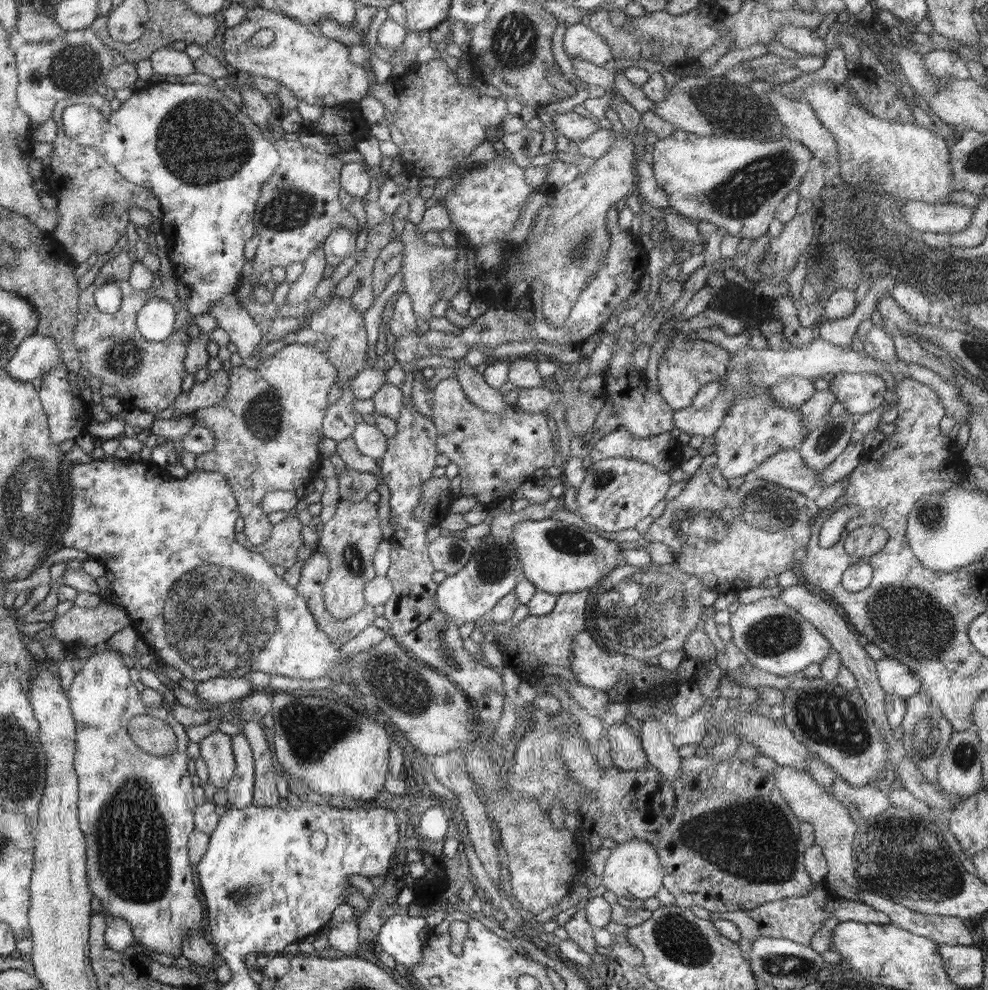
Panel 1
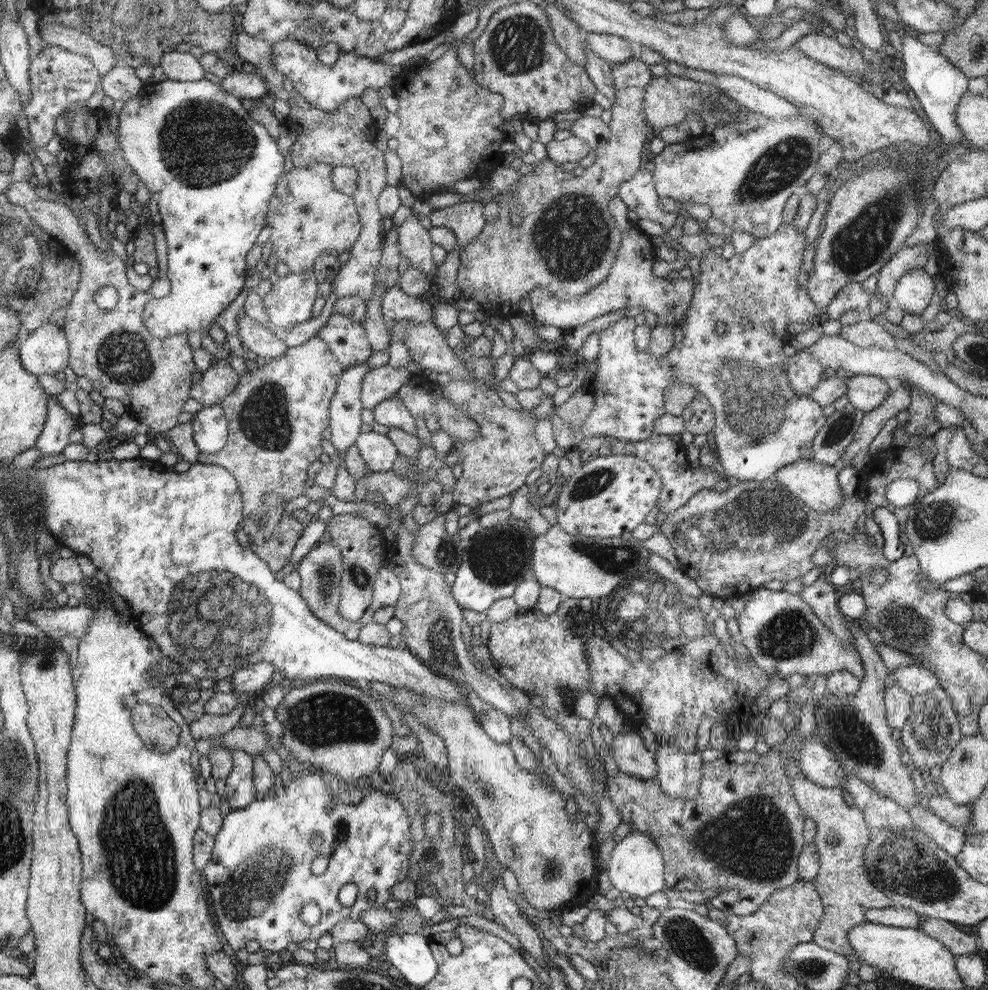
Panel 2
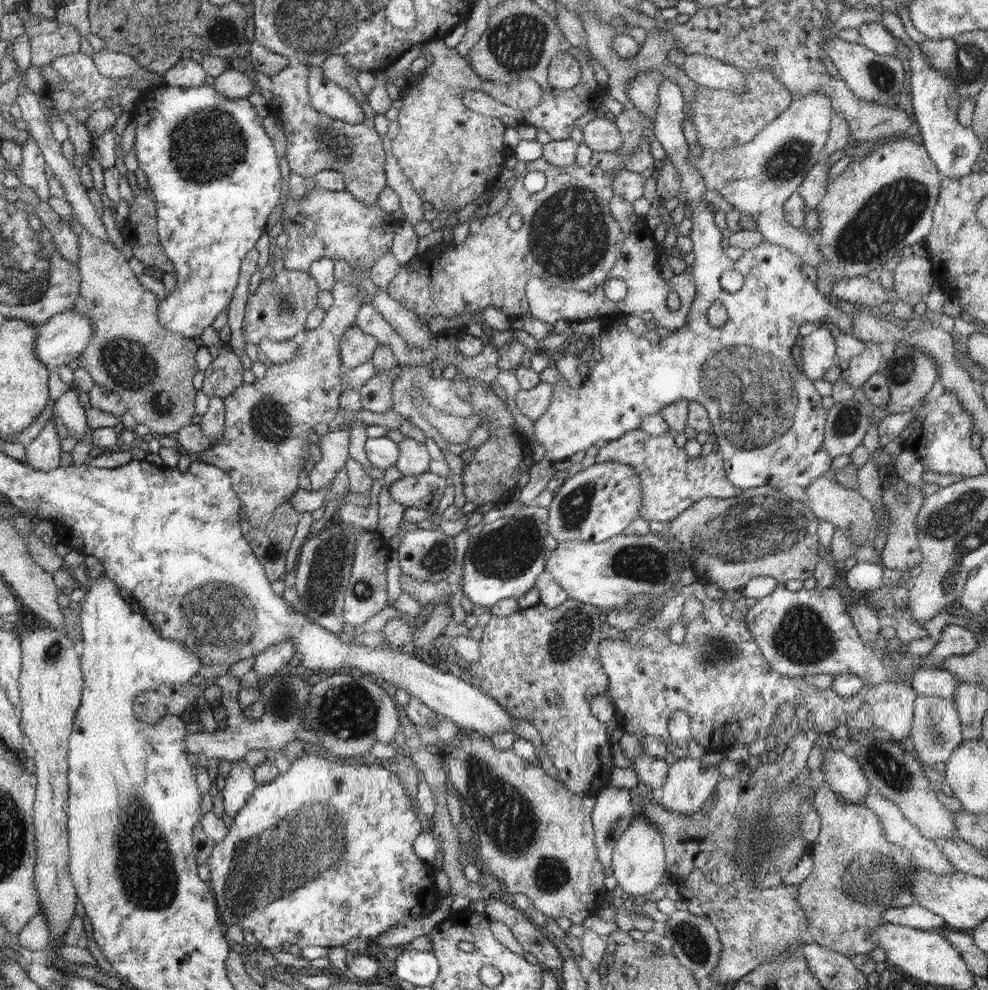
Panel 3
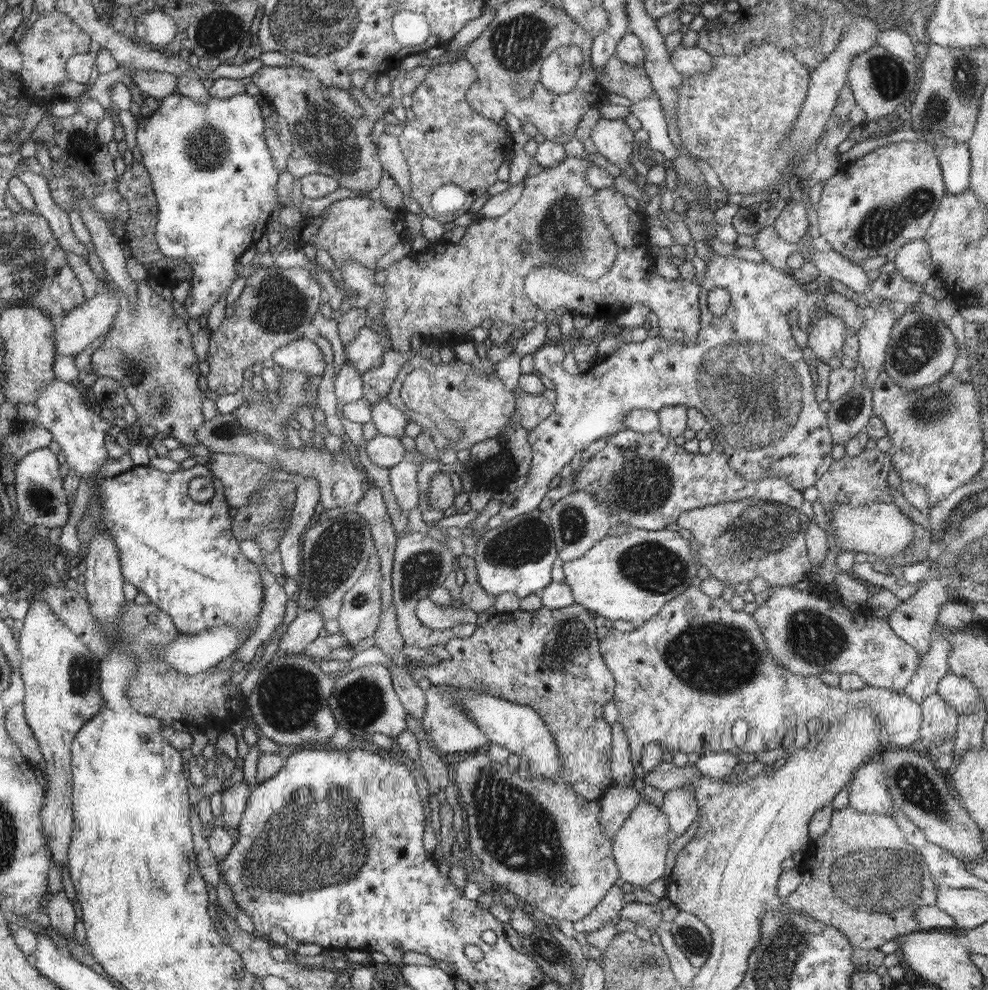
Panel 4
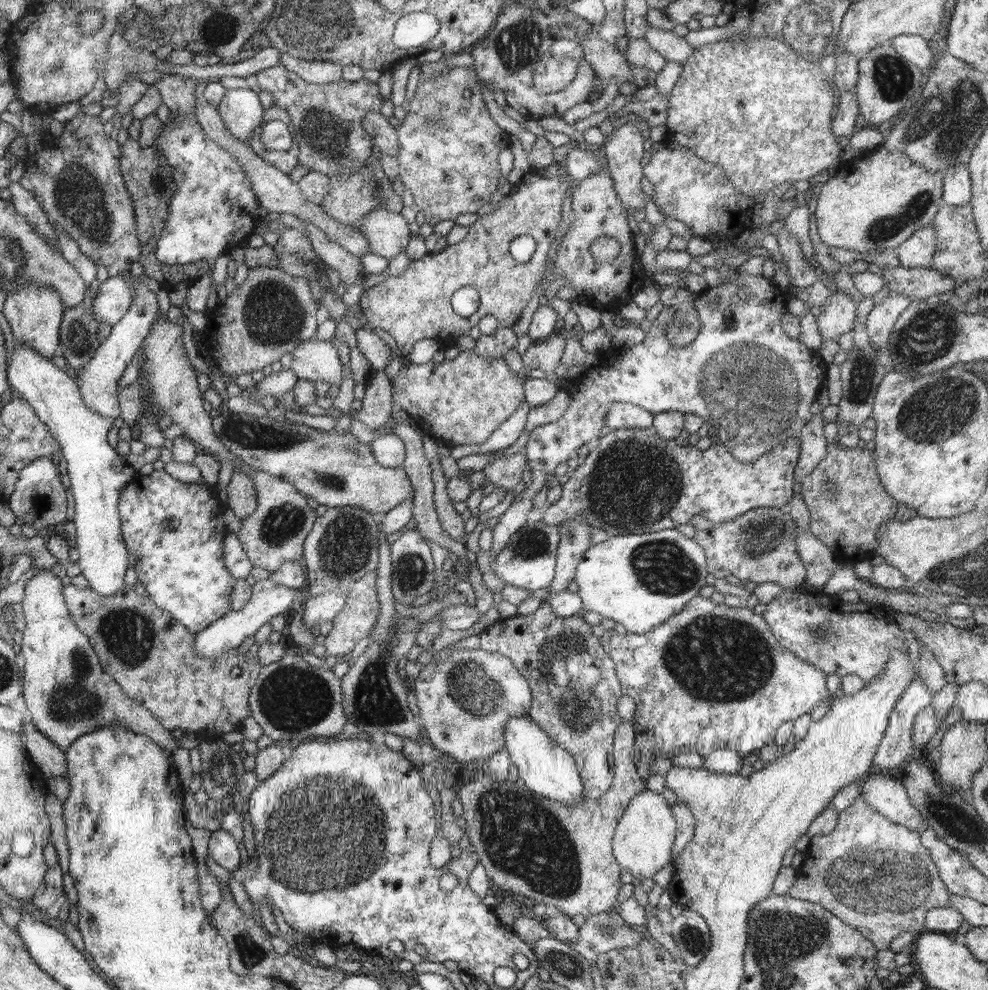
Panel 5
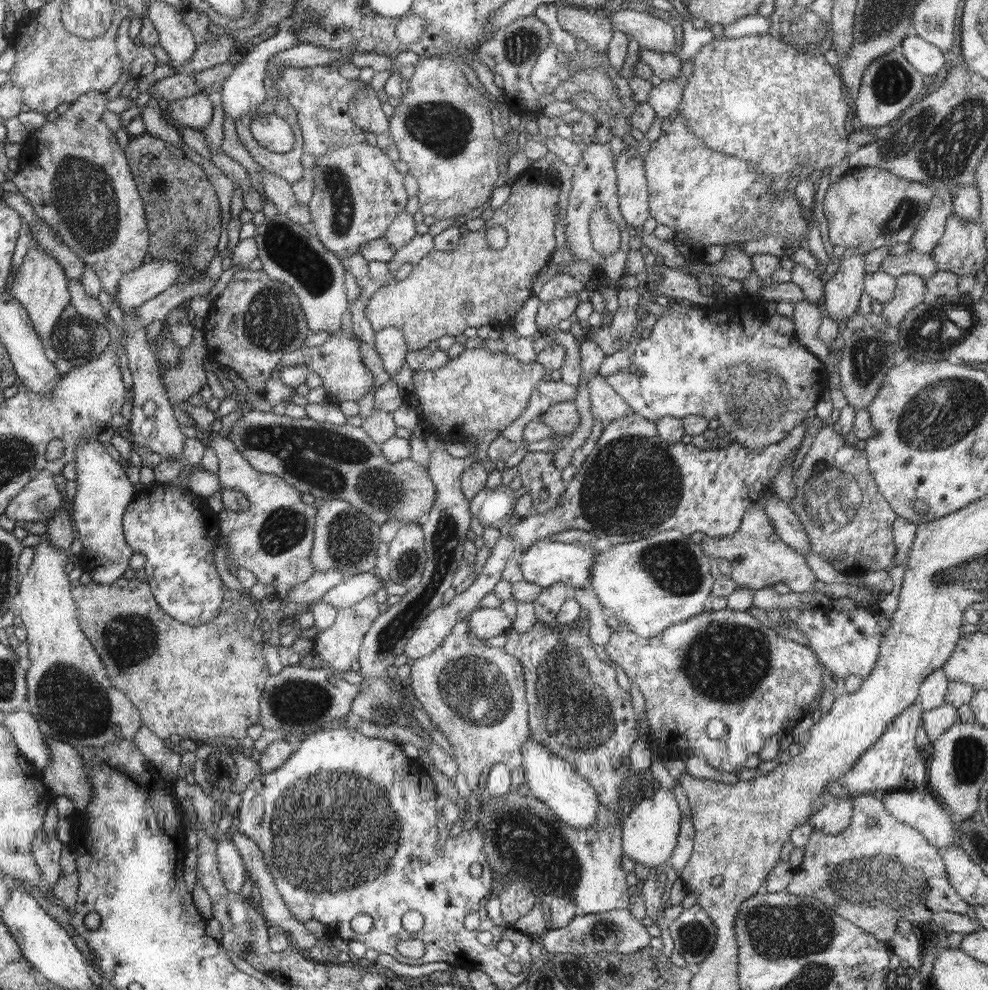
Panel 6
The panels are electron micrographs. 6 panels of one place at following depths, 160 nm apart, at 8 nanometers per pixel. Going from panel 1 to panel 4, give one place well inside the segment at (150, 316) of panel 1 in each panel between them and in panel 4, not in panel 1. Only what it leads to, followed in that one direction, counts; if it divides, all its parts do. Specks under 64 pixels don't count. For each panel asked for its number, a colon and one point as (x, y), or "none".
2: (212, 168)
3: (213, 170)
4: (211, 169)

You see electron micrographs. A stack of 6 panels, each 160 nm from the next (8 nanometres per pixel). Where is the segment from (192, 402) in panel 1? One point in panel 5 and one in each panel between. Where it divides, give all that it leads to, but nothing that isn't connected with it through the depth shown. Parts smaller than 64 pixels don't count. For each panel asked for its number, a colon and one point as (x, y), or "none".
2: (217, 383)
3: (223, 376)
4: (276, 306)
5: (271, 313)

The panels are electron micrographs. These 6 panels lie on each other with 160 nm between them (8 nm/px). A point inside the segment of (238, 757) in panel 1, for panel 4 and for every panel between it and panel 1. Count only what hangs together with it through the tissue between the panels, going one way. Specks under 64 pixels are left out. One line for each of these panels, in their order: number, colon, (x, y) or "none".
2: (240, 791)
3: (239, 785)
4: (235, 799)

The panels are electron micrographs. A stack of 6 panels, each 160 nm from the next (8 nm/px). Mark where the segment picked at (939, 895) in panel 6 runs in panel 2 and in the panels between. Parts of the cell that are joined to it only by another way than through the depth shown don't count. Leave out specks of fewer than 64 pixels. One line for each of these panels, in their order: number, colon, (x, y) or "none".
2: (846, 893)
3: (855, 877)
4: (862, 877)
5: (876, 876)

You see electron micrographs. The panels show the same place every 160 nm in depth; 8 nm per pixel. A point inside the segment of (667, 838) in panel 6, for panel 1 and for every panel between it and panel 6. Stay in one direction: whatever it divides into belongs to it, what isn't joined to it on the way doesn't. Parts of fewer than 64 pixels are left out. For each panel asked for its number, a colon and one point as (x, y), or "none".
1: (633, 872)
2: (636, 869)
3: (638, 864)
4: (640, 847)
5: (642, 844)

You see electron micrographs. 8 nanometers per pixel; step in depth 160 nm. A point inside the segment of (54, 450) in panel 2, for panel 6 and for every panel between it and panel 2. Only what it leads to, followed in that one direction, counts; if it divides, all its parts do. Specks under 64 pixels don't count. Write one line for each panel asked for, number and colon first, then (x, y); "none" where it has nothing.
3: (43, 452)
4: (40, 498)
5: (39, 499)
6: (38, 501)

